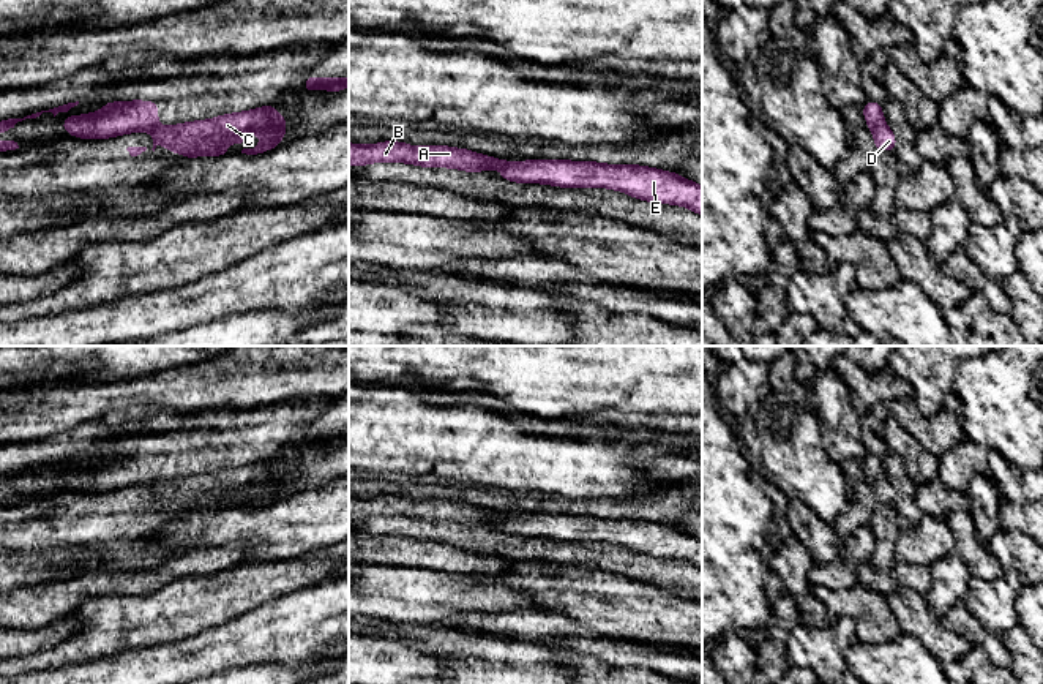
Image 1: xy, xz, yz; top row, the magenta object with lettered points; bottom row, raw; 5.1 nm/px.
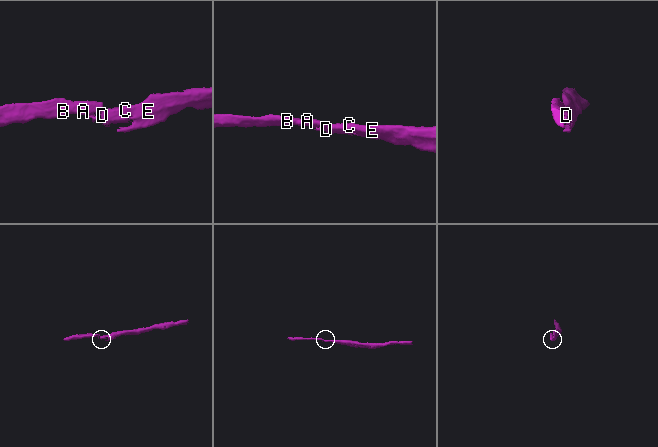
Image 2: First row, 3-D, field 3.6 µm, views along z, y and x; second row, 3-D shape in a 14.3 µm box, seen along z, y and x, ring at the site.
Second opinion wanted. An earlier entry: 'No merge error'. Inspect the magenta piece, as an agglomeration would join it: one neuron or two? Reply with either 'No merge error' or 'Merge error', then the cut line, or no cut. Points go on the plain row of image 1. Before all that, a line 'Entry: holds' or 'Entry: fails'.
Entry: fails
Merge error. Split along yz (884, 476), (871, 484)

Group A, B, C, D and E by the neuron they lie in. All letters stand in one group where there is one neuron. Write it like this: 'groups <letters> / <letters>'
groups A B / C D E

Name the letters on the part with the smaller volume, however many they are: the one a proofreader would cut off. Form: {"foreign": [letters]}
{"foreign": ["A", "B"]}

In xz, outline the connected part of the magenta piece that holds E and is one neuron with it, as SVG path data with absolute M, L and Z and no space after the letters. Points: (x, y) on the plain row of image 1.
M532 513L514 515L500 531L519 537L546 537L563 542L601 540L619 543L653 558L675 558L702 569L702 540L675 526L637 518L595 515Z

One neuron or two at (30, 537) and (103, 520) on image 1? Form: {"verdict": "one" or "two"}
{"verdict": "one"}

